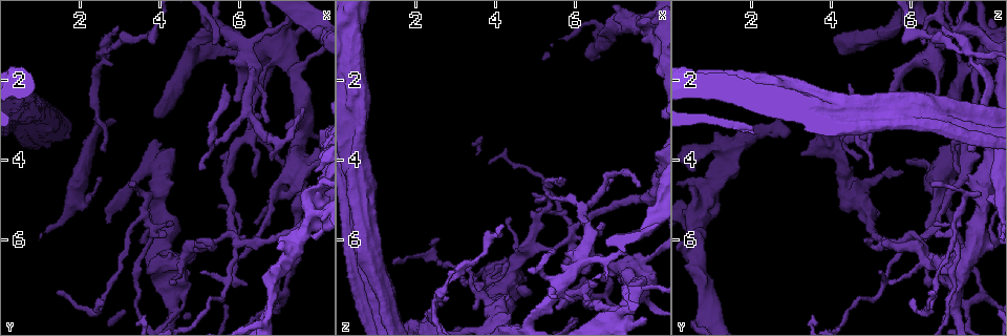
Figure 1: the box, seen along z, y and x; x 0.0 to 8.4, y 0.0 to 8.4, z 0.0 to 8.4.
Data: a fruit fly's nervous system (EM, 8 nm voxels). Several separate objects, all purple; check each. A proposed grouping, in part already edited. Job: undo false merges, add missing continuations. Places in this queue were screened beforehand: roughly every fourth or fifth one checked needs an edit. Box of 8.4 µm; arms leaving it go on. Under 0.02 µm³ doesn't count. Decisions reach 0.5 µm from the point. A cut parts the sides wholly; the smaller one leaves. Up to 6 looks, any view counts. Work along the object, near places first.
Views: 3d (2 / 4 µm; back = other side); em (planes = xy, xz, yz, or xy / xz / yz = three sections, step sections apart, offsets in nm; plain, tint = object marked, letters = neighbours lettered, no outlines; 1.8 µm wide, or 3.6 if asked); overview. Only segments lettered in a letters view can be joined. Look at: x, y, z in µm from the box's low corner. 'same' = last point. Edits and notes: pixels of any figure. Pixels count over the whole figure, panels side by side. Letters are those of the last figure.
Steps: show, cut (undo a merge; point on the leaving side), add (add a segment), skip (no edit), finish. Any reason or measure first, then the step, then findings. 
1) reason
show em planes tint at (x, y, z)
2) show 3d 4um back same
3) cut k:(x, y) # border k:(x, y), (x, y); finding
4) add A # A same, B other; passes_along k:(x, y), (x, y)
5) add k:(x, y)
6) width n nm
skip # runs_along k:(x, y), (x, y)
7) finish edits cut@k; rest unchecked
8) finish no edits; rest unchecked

three arms meet
show em xy step 8 plain at (4.80, 6.10, 6.20)

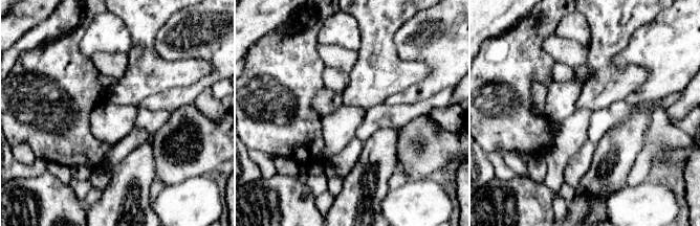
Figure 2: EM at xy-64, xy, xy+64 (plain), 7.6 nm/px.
where the object lies
show em xy step 8 tint same

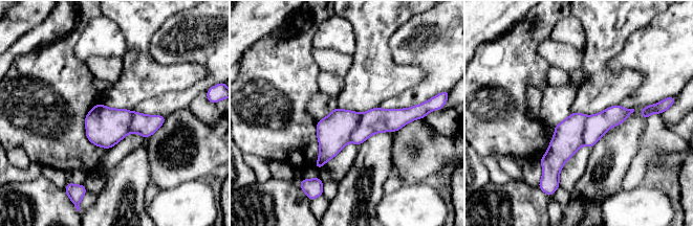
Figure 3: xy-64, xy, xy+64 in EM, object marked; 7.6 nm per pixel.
show em xy step 8 letters same

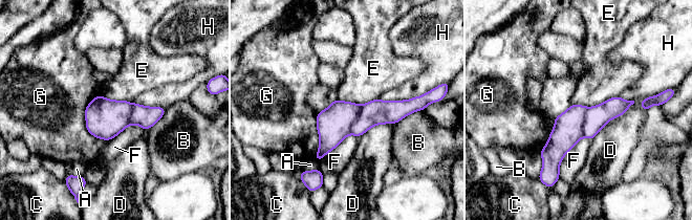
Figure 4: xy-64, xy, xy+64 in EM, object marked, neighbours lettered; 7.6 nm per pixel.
width 240 nm; longest_contact D 460 nm
cut 4:(596, 117) # A other, B other, C other, D other, E other, F other, G other, H other; a second cell is stuck on

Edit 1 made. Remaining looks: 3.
three-way junction
show 3d 2um at (4.30, 7.75, 7.10)

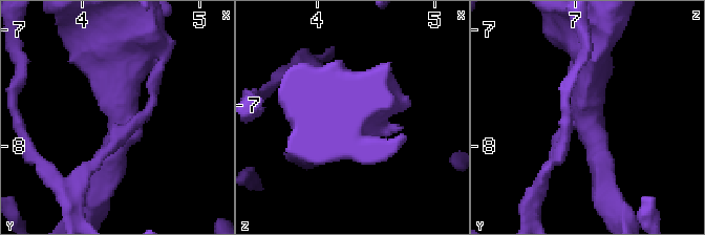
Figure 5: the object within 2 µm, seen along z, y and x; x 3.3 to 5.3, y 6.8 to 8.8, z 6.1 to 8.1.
shape alone is not enough
show em planes tint at (4.34, 7.74, 7.10)

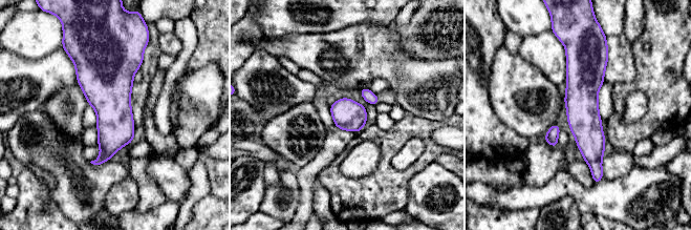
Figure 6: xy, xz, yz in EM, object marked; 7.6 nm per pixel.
show em planes letters same

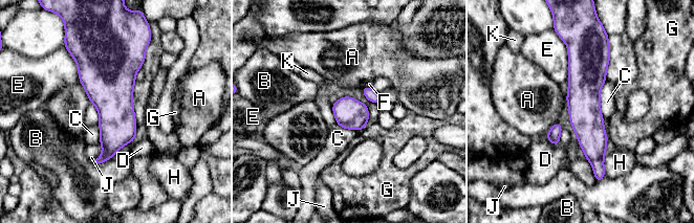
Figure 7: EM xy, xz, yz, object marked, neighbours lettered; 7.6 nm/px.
arms 3
skip # A other, B other, C other, D other, E other, F other, G other, H other, J other, K other; runs_along 7:(579, 49), (584, 112), (600, 173); continuous, no second cell

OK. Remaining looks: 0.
finish edits cut@4; rest unchecked

